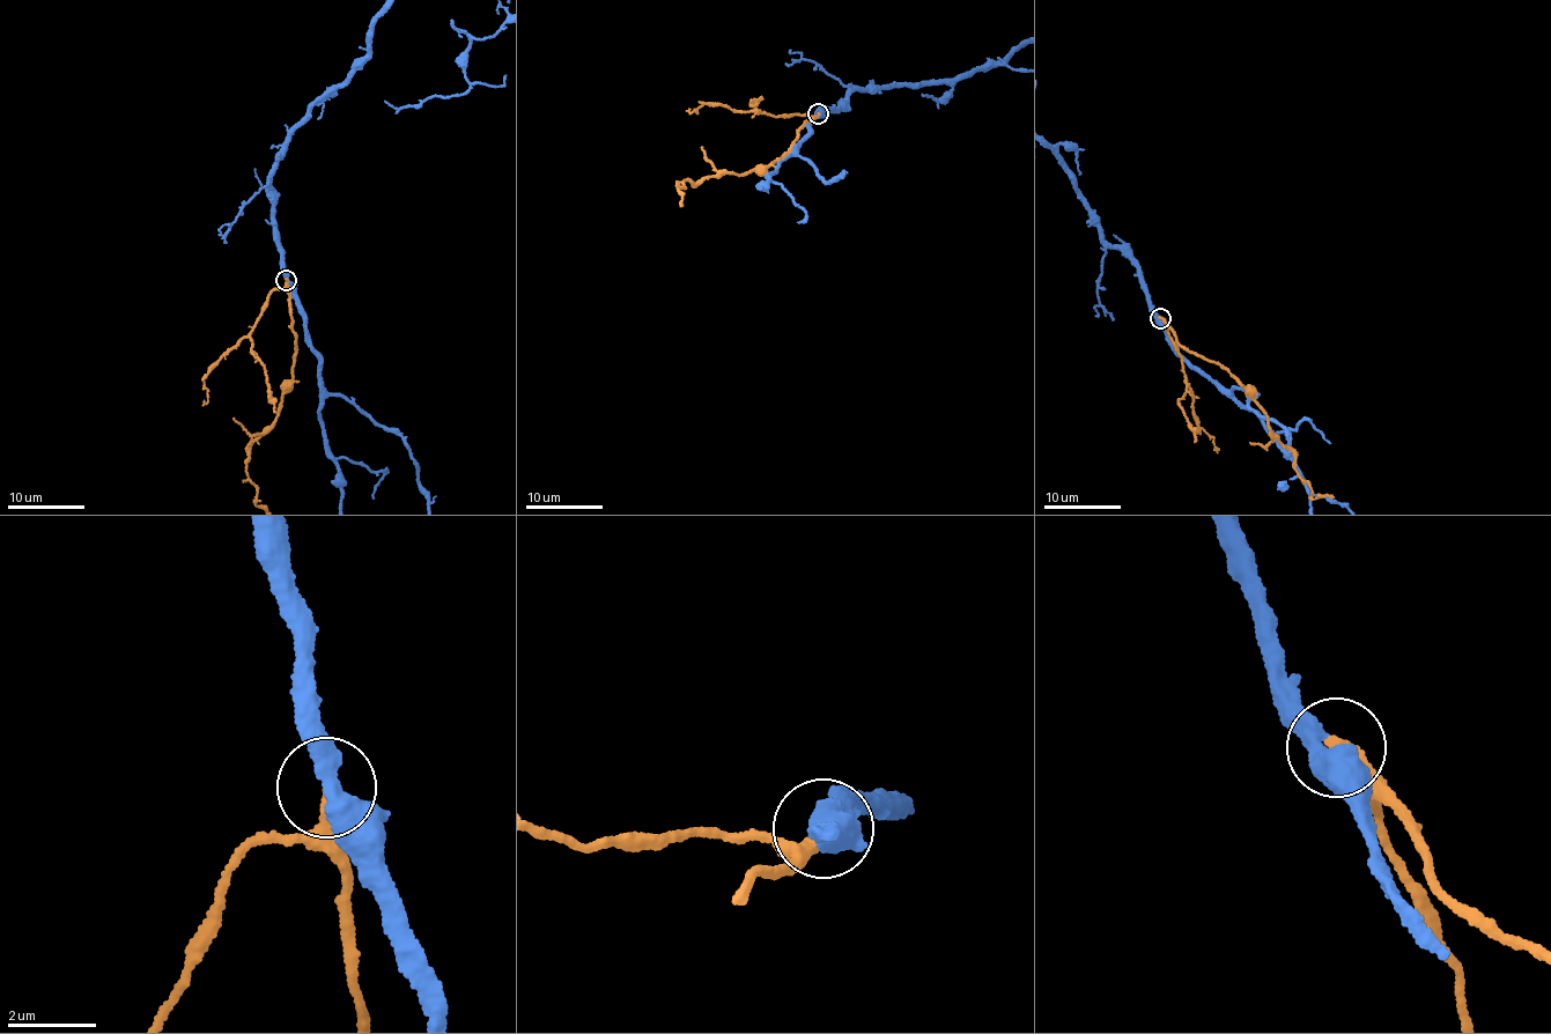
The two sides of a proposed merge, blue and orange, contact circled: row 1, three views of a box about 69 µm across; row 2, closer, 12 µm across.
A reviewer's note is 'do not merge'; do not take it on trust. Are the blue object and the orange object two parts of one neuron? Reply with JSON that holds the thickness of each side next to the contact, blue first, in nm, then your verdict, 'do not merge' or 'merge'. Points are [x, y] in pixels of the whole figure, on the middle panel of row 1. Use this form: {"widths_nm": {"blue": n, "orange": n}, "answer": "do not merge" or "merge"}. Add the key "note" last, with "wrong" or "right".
{"widths_nm": {"blue": 300, "orange": 280}, "answer": "merge", "note": "wrong"}

